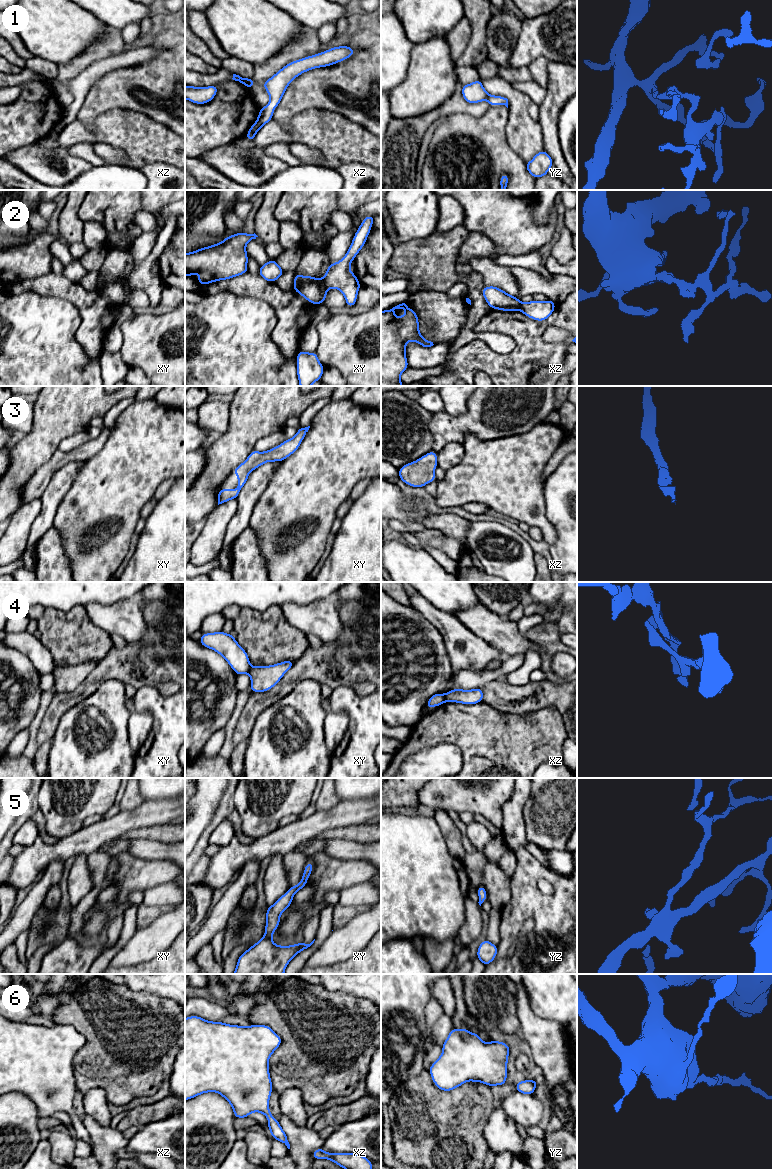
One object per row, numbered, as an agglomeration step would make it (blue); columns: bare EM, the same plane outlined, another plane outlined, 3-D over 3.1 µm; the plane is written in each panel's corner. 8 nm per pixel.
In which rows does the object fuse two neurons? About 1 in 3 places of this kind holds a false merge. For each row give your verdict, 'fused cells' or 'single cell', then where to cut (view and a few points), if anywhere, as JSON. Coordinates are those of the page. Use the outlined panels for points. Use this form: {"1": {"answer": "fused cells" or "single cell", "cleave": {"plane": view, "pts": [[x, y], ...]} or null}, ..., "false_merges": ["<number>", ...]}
{"1": {"answer": "single cell", "cleave": null}, "2": {"answer": "fused cells", "cleave": {"plane": "xy", "pts": [[322, 279], [328, 288]]}}, "3": {"answer": "single cell", "cleave": null}, "4": {"answer": "fused cells", "cleave": {"plane": "xy", "pts": [[251, 667], [247, 672]]}}, "5": {"answer": "single cell", "cleave": null}, "6": {"answer": "single cell", "cleave": null}, "false_merges": ["2", "4"]}

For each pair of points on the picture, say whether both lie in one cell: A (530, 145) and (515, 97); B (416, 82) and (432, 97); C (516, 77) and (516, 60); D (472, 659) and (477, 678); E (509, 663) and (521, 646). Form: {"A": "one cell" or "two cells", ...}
{"A": "one cell", "B": "one cell", "C": "two cells", "D": "two cells", "E": "two cells"}

